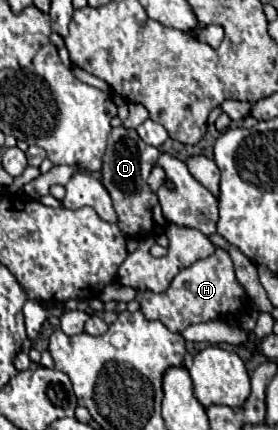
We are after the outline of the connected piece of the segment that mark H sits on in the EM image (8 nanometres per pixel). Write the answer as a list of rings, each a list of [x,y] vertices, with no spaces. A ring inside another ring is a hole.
[[[221,248],[215,250],[209,258],[195,262],[189,268],[183,268],[169,284],[165,292],[149,292],[137,288],[135,300],[139,302],[139,310],[147,320],[157,320],[165,324],[171,332],[183,332],[191,324],[217,320],[227,314],[241,314],[247,310],[247,294],[243,286],[237,282],[233,272],[233,262],[229,254]]]

